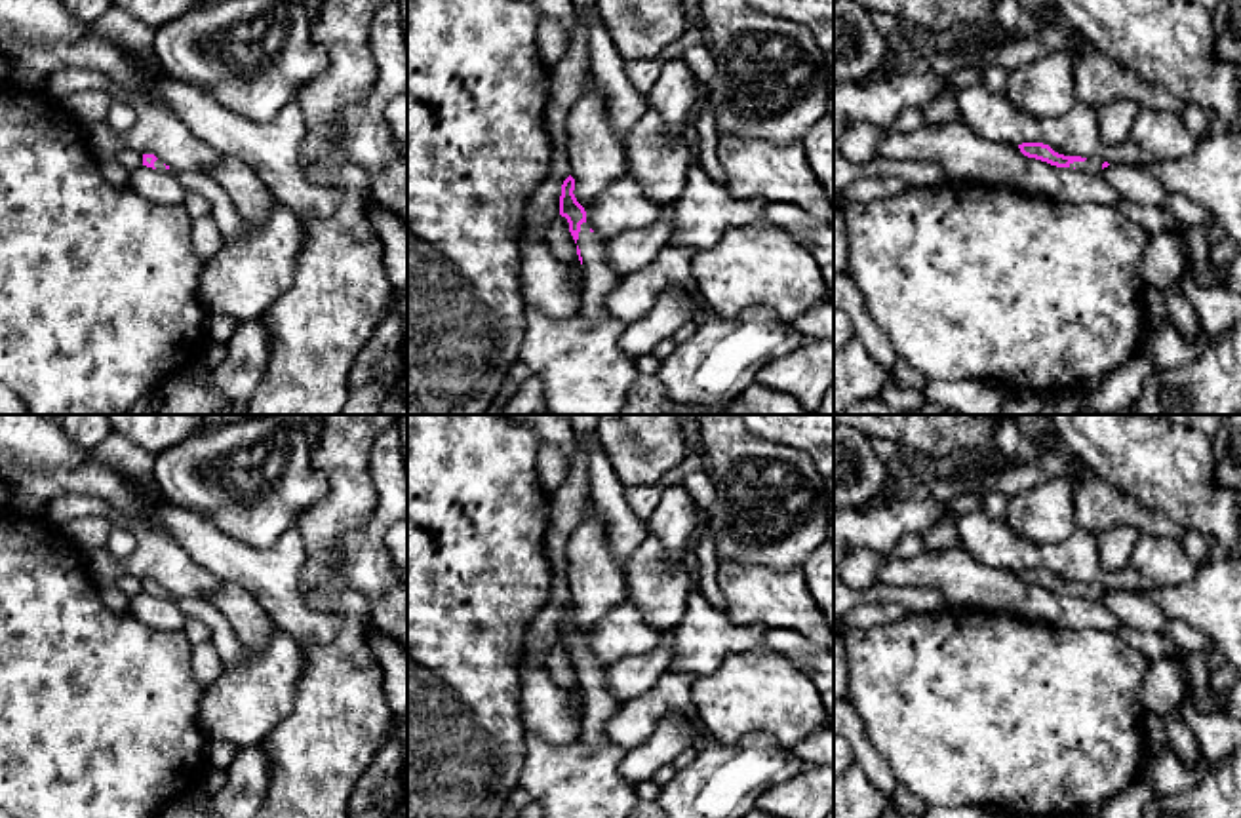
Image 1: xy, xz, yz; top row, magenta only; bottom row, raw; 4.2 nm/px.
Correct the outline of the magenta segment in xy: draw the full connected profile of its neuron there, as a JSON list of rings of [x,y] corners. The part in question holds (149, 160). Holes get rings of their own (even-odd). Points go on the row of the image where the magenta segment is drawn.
[[[143,154],[143,166],[169,171],[187,192],[196,192],[204,196],[211,205],[211,219],[217,223],[225,240],[234,238],[240,230],[244,230],[244,219],[234,207],[228,194],[209,177],[200,171],[177,171],[160,162],[154,154]]]

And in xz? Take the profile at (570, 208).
[[[569,175],[561,185],[560,215],[569,223],[582,264],[582,304],[563,320],[527,304],[520,361],[542,380],[548,415],[622,415],[628,392],[641,375],[636,358],[619,346],[626,323],[605,310],[622,276],[605,257],[613,238],[590,228],[573,190],[575,179]]]

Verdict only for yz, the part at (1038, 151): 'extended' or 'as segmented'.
extended

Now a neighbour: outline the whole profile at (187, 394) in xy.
[[[198,361],[190,375],[173,377],[160,392],[156,415],[246,415],[246,407],[219,396],[209,386],[211,365]]]

